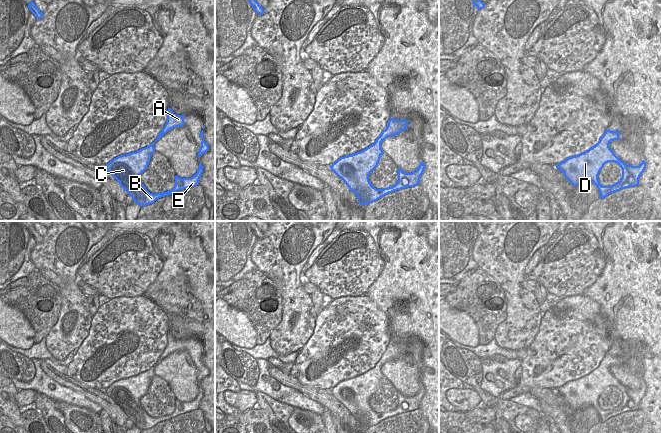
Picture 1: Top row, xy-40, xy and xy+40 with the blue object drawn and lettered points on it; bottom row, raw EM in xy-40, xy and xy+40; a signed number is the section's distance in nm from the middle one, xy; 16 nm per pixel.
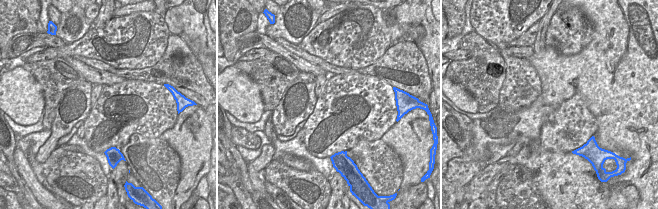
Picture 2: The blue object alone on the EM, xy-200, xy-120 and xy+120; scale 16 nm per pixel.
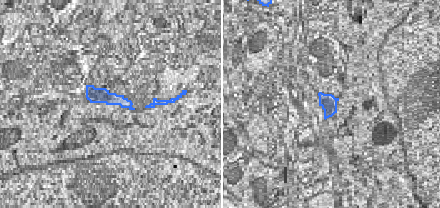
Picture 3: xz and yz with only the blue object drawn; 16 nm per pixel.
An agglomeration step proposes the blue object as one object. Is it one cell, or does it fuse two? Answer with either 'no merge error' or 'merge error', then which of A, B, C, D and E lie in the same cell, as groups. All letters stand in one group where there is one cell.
merge error; groups A B D E / C

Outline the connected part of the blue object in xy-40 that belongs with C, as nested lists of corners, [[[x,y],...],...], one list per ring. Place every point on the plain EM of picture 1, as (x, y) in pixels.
[[[115,387],[112,395],[109,396],[134,424],[134,427],[141,431],[148,429],[146,422],[140,414],[140,406],[135,402],[129,390],[123,387]]]

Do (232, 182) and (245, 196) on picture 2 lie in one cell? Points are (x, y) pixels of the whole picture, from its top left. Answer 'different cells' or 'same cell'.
same cell

